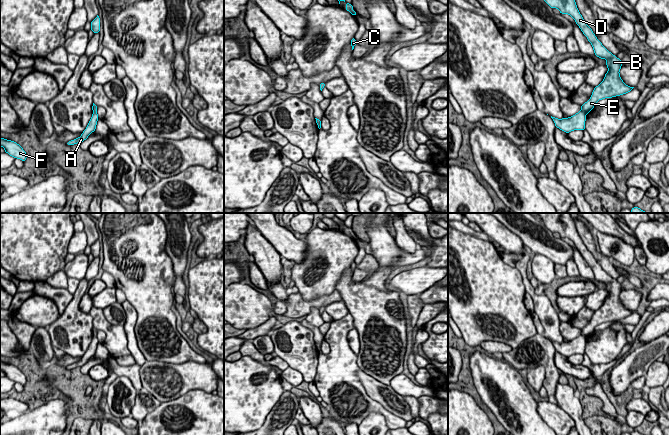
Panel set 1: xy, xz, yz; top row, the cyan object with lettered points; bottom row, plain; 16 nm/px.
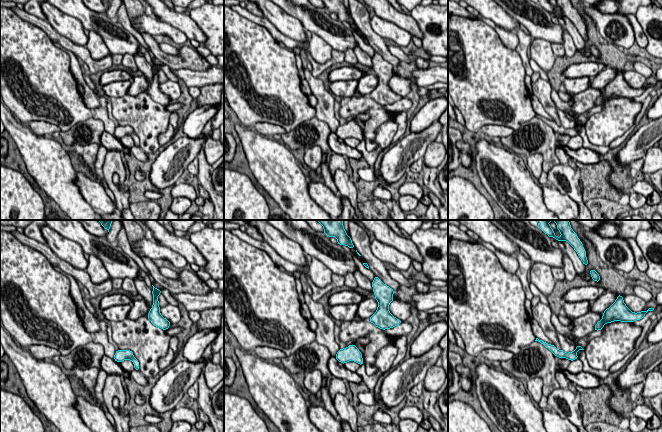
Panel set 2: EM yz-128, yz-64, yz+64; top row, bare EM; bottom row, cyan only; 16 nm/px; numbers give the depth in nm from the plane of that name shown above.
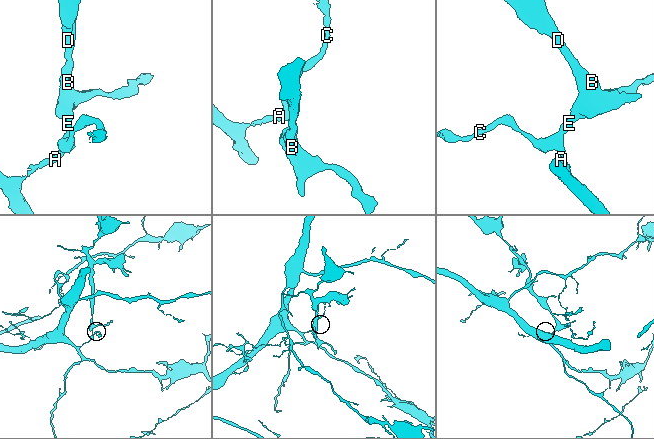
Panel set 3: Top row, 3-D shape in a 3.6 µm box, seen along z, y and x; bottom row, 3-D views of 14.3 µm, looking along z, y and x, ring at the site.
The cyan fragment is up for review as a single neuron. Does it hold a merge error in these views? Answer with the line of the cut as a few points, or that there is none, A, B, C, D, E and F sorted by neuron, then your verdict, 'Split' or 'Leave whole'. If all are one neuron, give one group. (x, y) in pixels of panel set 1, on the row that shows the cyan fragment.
Split along yz (581, 110), (585, 114). Groups: A C F / B D E. Split

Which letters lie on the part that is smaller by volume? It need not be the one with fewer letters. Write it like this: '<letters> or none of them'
B, D, E

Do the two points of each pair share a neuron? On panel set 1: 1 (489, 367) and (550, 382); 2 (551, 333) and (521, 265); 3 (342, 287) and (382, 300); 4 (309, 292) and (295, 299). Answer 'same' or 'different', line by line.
1: different
2: same
3: same
4: different

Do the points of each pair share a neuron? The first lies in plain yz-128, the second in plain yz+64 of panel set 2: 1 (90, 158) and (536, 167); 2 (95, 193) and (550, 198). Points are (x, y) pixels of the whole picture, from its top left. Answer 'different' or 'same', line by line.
1: same
2: same

